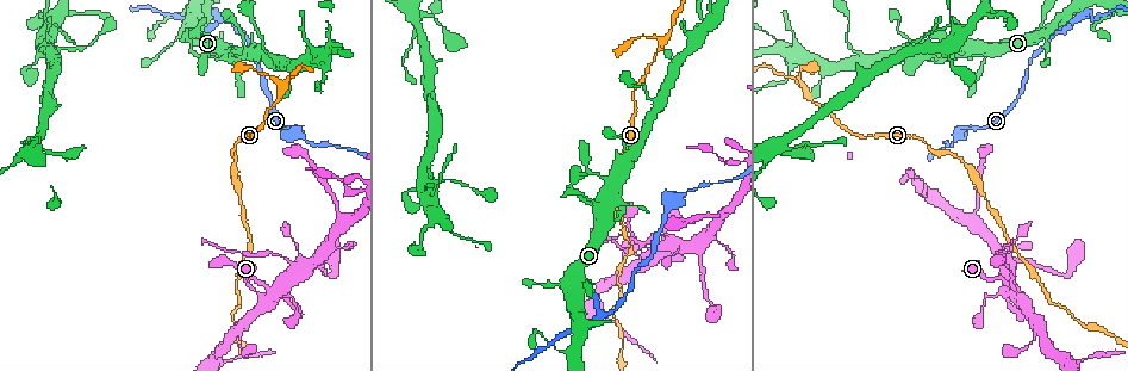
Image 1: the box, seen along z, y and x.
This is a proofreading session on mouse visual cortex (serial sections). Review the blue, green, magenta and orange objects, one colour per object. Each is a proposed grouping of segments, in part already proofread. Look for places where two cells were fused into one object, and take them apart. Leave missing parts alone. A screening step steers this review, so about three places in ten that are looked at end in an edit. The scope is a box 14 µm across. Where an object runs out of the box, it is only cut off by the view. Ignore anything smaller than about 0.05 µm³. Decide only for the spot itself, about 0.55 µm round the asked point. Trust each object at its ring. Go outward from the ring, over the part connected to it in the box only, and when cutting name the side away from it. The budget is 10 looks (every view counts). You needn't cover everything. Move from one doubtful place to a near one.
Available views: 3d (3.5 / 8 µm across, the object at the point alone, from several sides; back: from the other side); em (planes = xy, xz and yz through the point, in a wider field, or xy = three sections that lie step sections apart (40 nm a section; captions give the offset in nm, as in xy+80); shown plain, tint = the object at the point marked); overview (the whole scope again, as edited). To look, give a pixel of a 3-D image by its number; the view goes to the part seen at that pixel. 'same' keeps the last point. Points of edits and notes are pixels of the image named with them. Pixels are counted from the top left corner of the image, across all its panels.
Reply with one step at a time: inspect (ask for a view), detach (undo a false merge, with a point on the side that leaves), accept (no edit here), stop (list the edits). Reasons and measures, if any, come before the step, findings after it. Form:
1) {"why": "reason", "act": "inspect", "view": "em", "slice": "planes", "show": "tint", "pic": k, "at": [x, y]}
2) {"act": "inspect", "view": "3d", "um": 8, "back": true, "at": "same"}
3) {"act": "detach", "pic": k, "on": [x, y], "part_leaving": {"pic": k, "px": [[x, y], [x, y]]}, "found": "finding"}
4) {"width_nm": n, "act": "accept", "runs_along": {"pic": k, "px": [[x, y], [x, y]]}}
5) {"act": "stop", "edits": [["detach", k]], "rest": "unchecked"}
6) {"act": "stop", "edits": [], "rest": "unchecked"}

{"why": "thick turns thin", "act": "inspect", "view": "3d", "um": 3.5, "pic": 1, "at": [192, 38]}

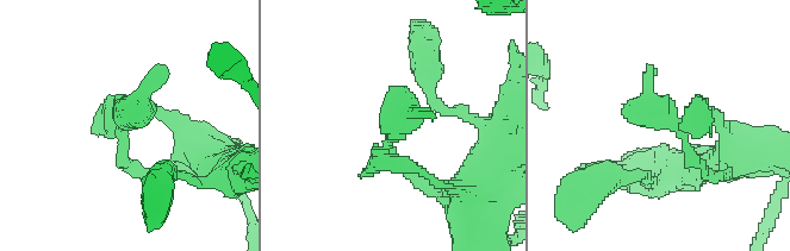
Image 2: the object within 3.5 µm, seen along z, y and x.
{"why": "need the tissue", "act": "inspect", "view": "em", "slice": "planes", "show": "tint", "pic": 2, "at": [120, 123]}

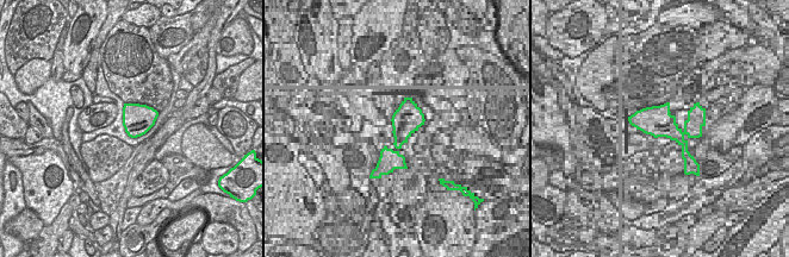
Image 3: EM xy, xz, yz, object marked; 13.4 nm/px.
{"act": "accept", "found": "one cell here"}

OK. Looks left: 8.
{"why": "abrupt turn", "act": "inspect", "view": "3d", "um": 3.5, "pic": 1, "at": [222, 21]}

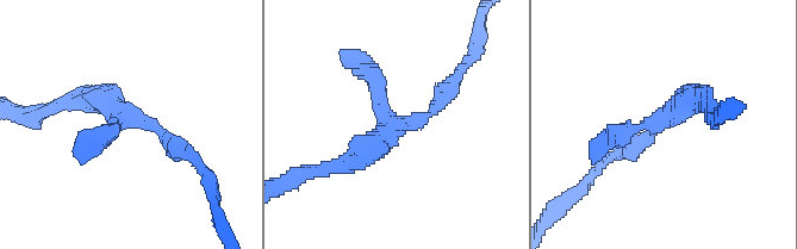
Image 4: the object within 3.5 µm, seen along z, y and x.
{"act": "inspect", "view": "em", "slice": "xy", "step": 5, "show": "tint", "pic": 4, "at": [668, 117]}

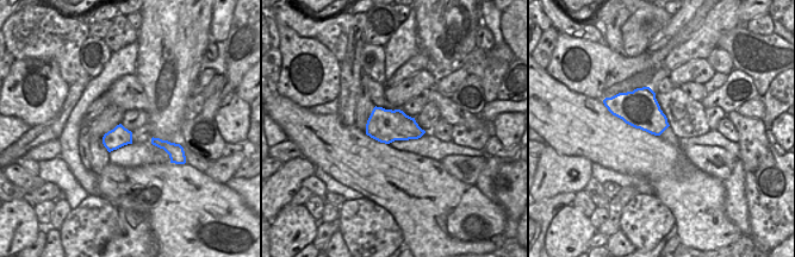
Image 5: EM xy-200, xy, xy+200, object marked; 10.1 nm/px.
{"act": "accept", "runs_along": {"pic": 4, "px": [[452, 87], [427, 117], [331, 166]]}, "found": "continuous, no second cell"}

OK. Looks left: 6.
{"why": "sharp bend", "act": "inspect", "view": "3d", "um": 3.5, "pic": 1, "at": [985, 295]}

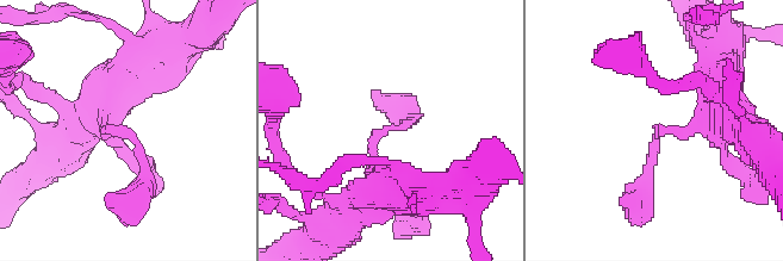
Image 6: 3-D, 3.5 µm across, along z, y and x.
{"arm_widths_nm": [150, 250], "why": "need the tissue", "act": "inspect", "view": "em", "slice": "xy", "step": 5, "show": "tint", "pic": 6, "at": [658, 135]}

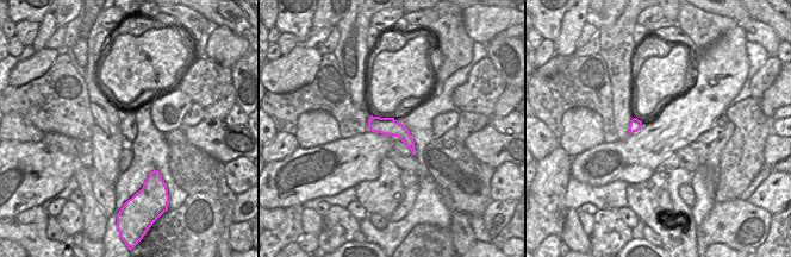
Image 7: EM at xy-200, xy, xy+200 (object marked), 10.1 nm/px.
{"act": "accept", "runs_along": {"pic": 7, "px": [[372, 119], [396, 129], [411, 145]]}, "found": "continuous, no second cell"}

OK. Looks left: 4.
{"why": "narrows sharply", "act": "inspect", "view": "3d", "um": 8, "pic": 1, "at": [275, 253]}

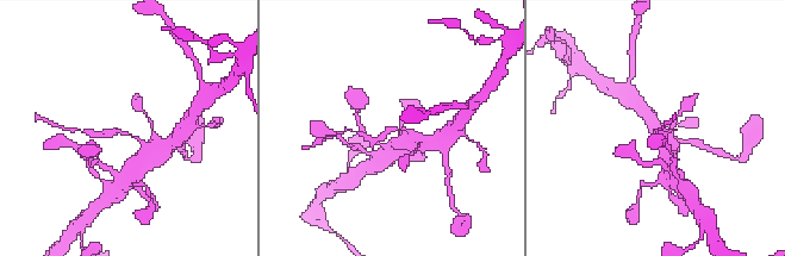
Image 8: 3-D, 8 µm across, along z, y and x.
{"why": "zoom in", "act": "inspect", "view": "3d", "um": 3.5, "pic": 8, "at": [653, 132]}

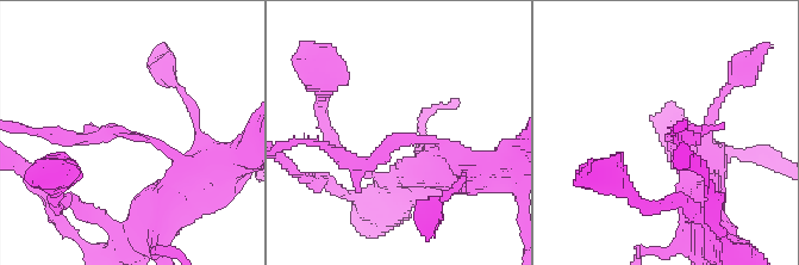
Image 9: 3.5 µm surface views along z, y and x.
{"act": "inspect", "view": "em", "slice": "planes", "show": "tint", "pic": 9, "at": [125, 133]}

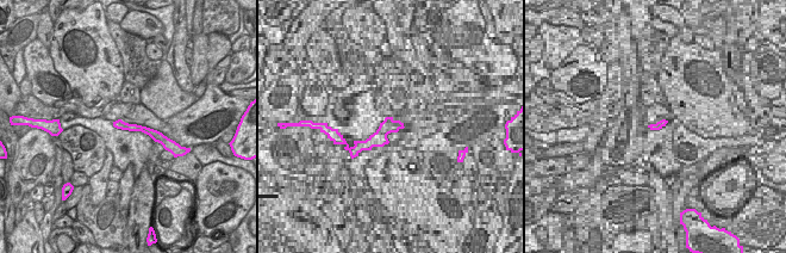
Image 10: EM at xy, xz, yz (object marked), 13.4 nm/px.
{"act": "detach", "pic": 9, "on": [106, 137], "part_leaving": {"pic": 9, "px": [[145, 137], [43, 134]]}, "found": "two cells meet here"}

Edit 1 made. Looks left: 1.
{"act": "stop", "edits": [["detach", 9]], "rest": "unchecked"}

